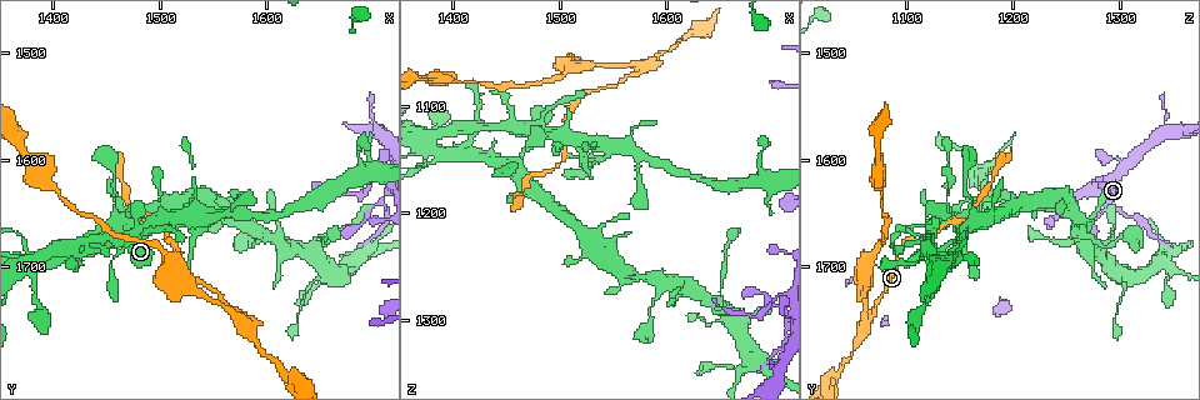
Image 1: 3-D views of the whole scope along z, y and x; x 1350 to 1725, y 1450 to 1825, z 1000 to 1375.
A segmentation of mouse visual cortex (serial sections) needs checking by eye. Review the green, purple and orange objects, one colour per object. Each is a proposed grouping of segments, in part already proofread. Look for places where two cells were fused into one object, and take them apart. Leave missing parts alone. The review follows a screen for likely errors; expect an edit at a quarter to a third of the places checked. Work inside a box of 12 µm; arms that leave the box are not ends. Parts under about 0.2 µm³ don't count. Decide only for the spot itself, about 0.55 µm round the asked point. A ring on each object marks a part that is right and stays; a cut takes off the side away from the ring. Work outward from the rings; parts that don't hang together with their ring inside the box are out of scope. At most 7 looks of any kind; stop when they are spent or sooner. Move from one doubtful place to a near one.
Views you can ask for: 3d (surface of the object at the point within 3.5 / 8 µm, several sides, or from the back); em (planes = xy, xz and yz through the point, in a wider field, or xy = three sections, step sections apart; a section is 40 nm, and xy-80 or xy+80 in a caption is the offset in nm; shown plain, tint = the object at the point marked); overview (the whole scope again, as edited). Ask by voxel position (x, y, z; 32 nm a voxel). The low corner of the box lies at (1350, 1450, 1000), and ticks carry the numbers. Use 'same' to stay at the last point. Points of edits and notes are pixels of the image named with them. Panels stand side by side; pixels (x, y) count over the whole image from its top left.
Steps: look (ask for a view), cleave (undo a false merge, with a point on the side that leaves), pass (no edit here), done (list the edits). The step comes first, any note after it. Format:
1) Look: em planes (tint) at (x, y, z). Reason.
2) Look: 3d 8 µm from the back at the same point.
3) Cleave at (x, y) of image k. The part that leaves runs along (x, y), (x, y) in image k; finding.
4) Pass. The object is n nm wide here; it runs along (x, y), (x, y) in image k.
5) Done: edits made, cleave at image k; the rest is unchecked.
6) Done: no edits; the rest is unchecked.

Look: 3d 3.5 µm at (1576, 1750, 1062). Abrupt turn.

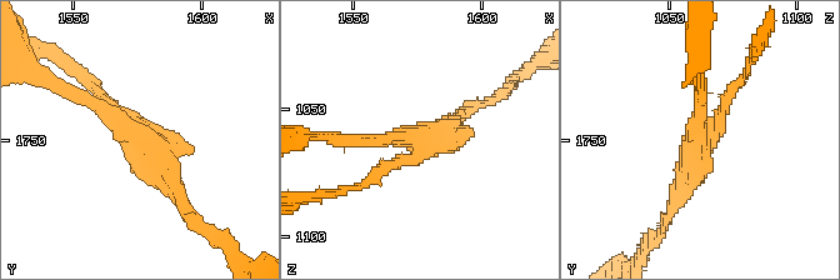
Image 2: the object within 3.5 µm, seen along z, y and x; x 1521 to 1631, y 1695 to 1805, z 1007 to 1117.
Look: em planes (tint) at (1575, 1747, 1064). 3 arms meet here; the arms are 150, 150, 250 nm wide.

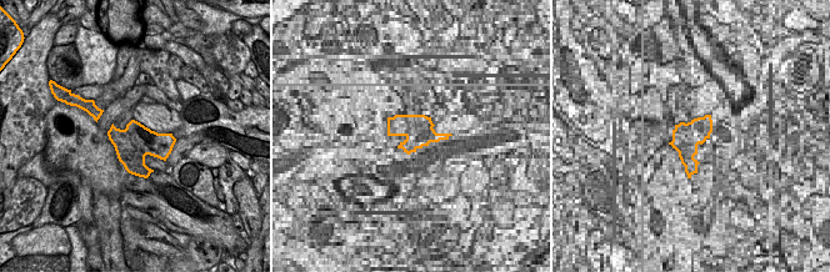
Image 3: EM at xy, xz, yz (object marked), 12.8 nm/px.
Look: em xy step 3 (tint) at the same point. Another direction.

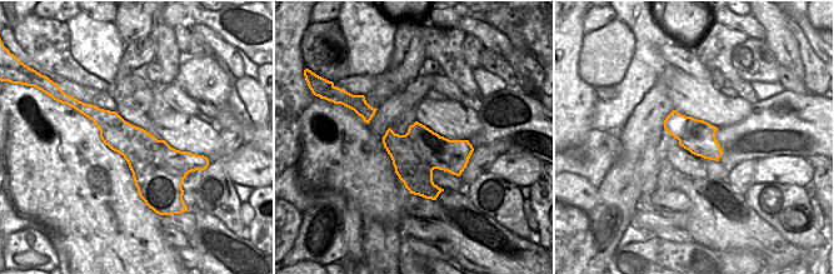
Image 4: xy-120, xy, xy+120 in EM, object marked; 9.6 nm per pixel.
Pass. All the same cell.

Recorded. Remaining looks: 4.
Look: 3d 8 µm at (1702, 1620, 1280). Abrupt turn.

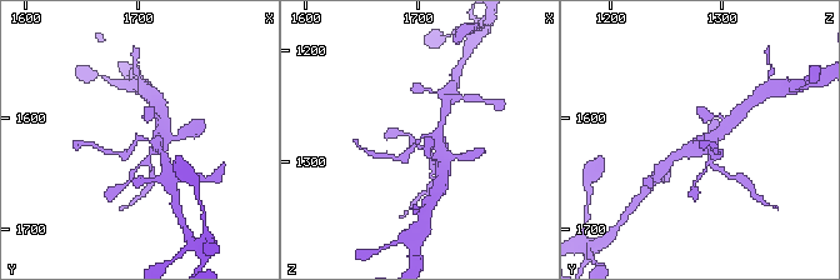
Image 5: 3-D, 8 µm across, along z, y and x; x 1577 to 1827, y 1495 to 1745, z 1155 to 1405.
Look: em xy step 2 (tint) at (1706, 1622, 1278). Need the tissue.

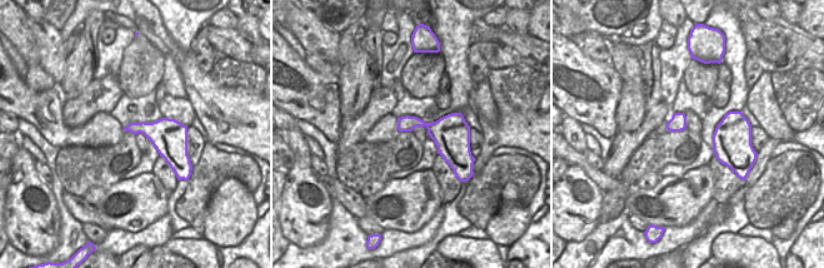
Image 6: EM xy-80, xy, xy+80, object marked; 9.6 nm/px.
Pass. It runs along (400, 159), (424, 136), (444, 154) in image 5; one cell here.

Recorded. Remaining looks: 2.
Look: 3d 3.5 µm at (1378, 1694, 1138).

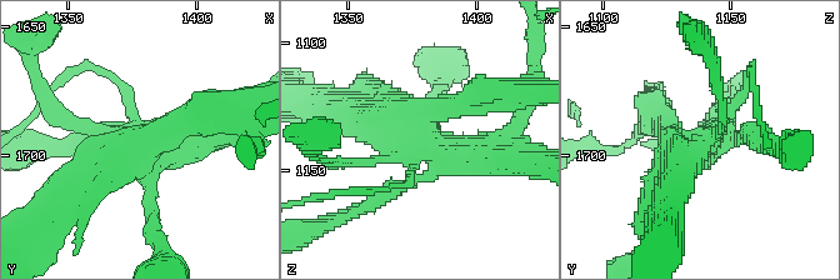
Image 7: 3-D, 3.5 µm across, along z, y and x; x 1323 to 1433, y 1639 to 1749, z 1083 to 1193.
Look: em xy step 1 (tint) at (1377, 1696, 1138).

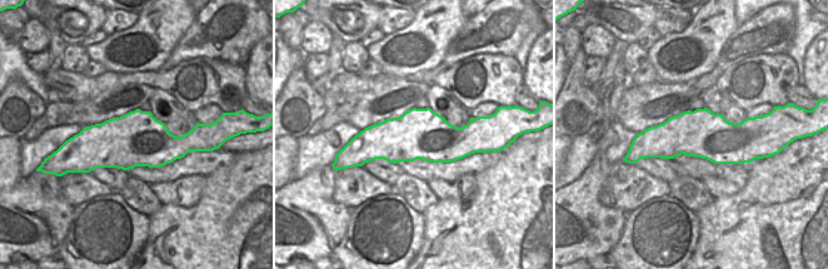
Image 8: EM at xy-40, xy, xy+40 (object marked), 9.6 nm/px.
Pass. It runs along (465, 101), (419, 120), (438, 169), (396, 188) in image 7; all the same cell.

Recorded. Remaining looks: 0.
Done: no edits; the rest is unchecked.

